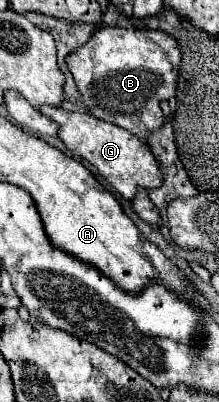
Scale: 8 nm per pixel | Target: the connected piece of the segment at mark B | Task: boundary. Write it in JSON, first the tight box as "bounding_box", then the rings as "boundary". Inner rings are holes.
{"bounding_box":[67,26,179,142],"boundary":[[[111,26],[95,30],[83,46],[67,56],[67,68],[73,74],[87,112],[103,122],[129,130],[143,142],[147,142],[151,132],[163,128],[165,118],[159,102],[175,94],[179,62],[179,46],[169,34]],[[167,54],[175,54],[175,68]]]}

